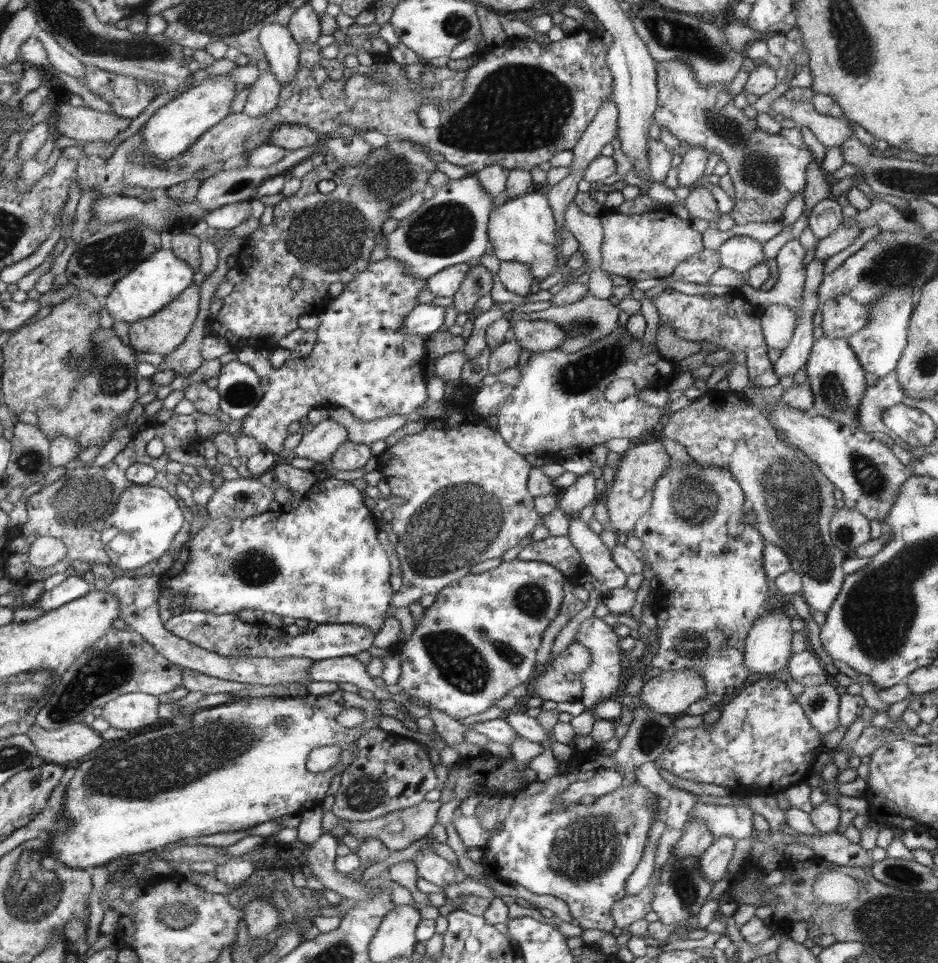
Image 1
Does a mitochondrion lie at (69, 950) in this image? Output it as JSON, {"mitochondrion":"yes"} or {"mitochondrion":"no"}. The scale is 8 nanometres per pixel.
{"mitochondrion":"no"}

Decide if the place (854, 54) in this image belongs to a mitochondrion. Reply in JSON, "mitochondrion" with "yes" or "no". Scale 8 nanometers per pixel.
{"mitochondrion":"yes"}

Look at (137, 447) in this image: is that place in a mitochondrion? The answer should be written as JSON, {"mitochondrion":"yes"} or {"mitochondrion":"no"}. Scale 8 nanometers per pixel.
{"mitochondrion":"no"}

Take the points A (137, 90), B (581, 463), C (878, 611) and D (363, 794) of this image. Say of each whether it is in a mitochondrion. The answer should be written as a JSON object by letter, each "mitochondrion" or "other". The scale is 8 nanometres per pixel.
{"A":"mitochondrion","B":"other","C":"mitochondrion","D":"mitochondrion"}

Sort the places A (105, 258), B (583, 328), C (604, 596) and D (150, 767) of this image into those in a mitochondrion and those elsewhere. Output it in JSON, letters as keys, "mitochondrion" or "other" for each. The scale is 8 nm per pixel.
{"A":"mitochondrion","B":"mitochondrion","C":"other","D":"mitochondrion"}

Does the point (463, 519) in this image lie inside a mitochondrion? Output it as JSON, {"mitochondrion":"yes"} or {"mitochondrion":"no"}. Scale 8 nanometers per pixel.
{"mitochondrion":"yes"}

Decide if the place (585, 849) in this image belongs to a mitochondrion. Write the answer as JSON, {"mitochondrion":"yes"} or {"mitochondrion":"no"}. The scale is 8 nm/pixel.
{"mitochondrion":"yes"}

